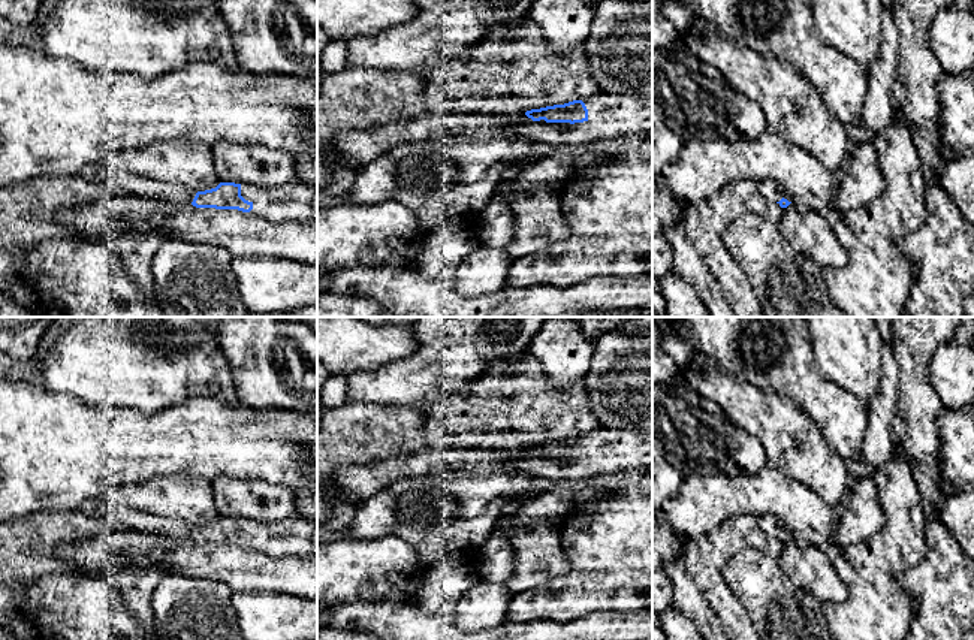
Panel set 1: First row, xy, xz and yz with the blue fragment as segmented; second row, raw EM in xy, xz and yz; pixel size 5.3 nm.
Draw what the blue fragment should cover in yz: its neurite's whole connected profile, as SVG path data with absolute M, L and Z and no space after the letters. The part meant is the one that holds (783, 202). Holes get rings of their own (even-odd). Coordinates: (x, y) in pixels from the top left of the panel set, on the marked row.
M762 179L757 187L766 200L777 202L781 208L787 208L793 200L793 194L775 179Z

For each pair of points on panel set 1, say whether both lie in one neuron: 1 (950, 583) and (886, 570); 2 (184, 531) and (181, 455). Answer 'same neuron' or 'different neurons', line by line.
1: different neurons
2: different neurons

